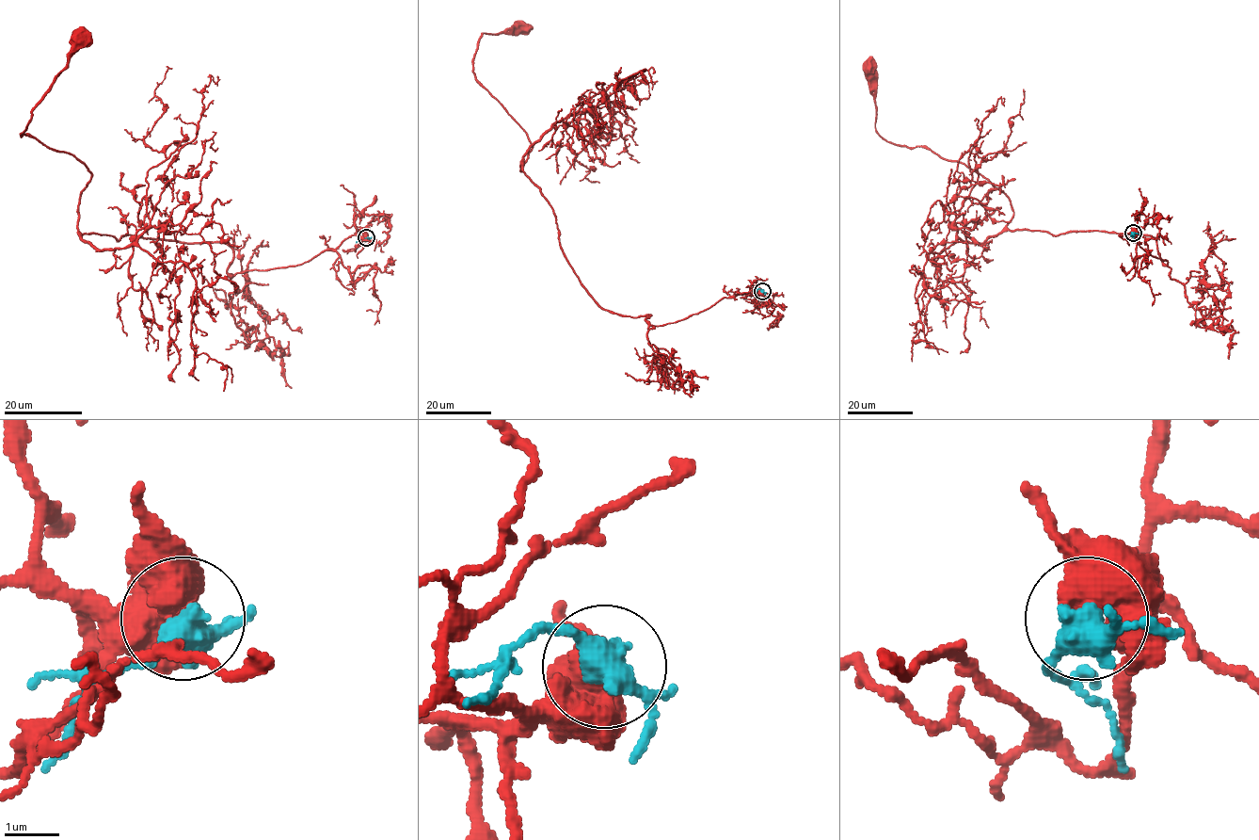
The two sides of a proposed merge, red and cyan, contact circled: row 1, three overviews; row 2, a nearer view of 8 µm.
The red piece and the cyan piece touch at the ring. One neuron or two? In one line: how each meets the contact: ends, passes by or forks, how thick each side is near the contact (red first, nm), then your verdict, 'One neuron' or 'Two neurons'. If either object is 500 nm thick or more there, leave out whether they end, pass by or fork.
Thickness 750 nm (red) against 460 nm. Two neurons

